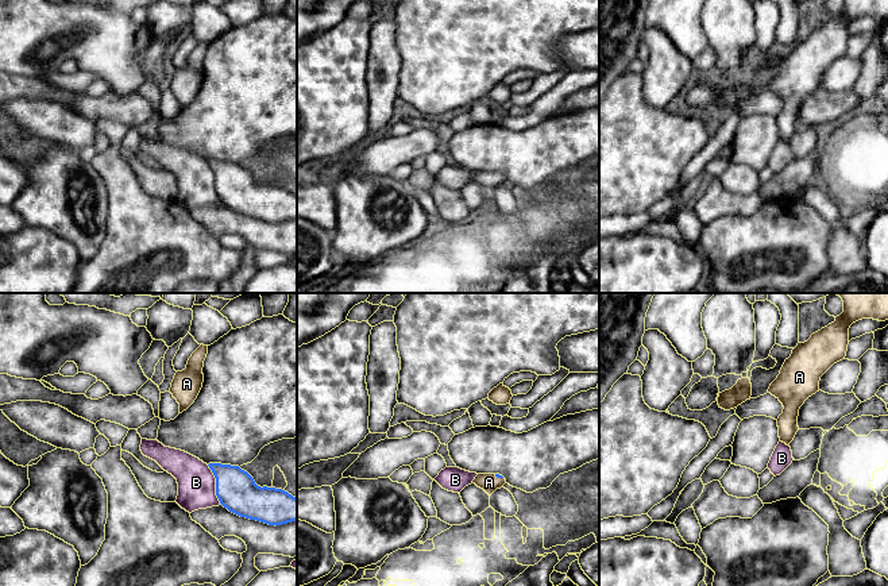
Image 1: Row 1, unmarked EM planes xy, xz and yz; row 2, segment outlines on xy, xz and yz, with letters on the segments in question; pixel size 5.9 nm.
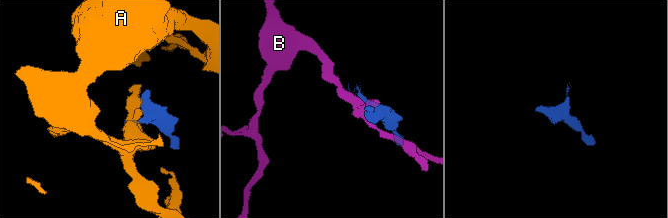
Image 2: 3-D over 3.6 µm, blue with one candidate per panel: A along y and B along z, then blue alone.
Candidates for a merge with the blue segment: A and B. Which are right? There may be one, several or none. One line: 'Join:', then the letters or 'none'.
Join: none

